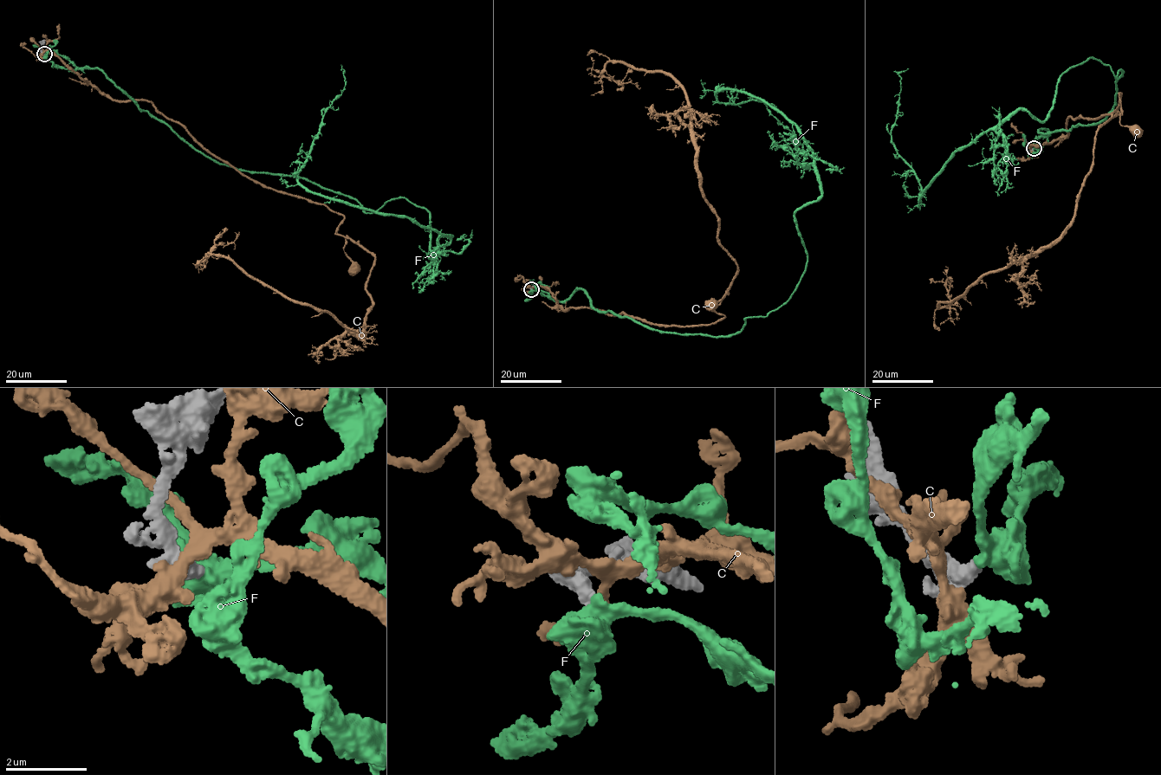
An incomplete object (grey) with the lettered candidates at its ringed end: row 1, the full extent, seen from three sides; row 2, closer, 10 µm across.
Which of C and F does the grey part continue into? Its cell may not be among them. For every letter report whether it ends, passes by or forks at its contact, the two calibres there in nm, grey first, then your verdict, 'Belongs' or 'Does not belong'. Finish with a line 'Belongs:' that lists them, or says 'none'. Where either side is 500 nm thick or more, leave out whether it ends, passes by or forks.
C: It forks there. Thickness 360 nm (grey) against 360 nm. Does not belong
F: It forks there. Thickness 400 nm (grey) against 360 nm. Belongs
Belongs: F

